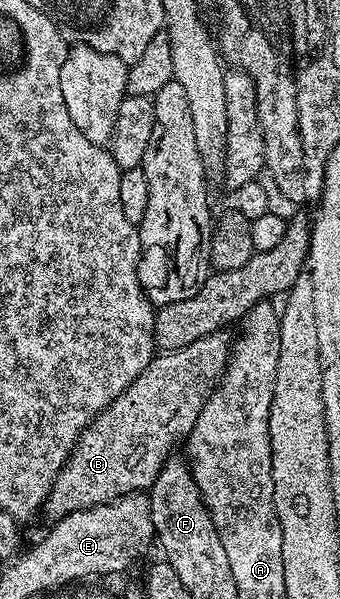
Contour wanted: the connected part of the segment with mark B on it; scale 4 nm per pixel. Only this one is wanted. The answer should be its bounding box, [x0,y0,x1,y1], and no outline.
[44,329,232,520]

